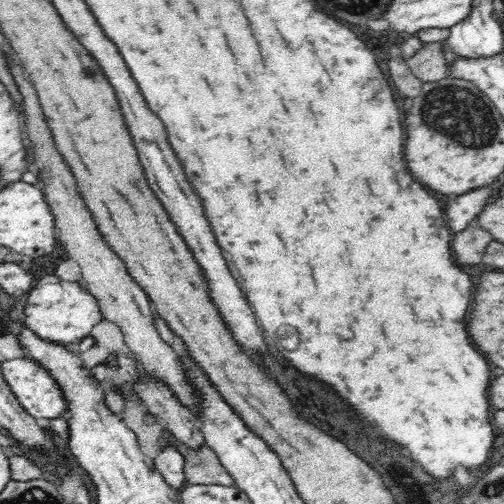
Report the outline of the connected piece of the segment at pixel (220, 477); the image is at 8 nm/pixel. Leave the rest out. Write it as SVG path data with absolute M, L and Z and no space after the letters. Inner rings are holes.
M168 430L164 434L164 438L160 440L160 447L164 449L171 443L176 443L178 451L184 455L186 459L186 479L191 484L204 485L222 485L226 487L236 487L236 481L230 477L230 473L224 469L220 463L218 455L210 448L200 448L198 452L194 450L187 450Z

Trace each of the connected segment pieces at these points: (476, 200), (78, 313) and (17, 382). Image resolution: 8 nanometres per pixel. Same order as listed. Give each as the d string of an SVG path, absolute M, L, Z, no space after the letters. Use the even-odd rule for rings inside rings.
M488 187L473 190L472 192L454 196L454 200L448 202L446 218L452 232L462 232L480 214L480 210L486 206L492 190Z
M48 275L36 283L25 296L24 323L38 337L60 344L68 349L76 347L103 318L96 297L83 292L77 282L68 282Z
M26 357L8 359L1 363L1 369L9 389L28 414L31 414L34 418L50 418L51 420L63 417L69 407L69 402L65 398L65 392L59 386L59 382L55 382L56 378L50 374L47 368L44 368L30 357Z

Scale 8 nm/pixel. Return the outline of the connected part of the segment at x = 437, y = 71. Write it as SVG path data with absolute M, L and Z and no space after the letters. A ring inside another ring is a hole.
M440 42L427 43L414 56L407 60L410 70L423 83L438 82L448 77L447 62Z

